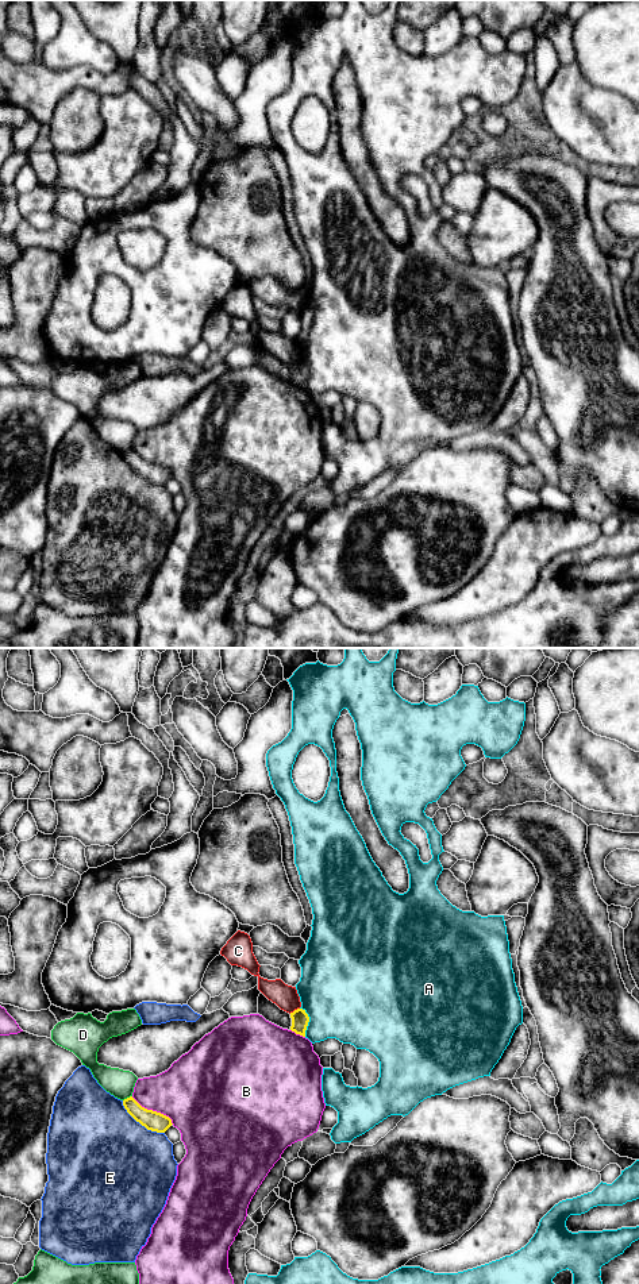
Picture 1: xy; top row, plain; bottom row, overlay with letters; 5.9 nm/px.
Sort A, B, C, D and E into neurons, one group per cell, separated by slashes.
A / B / C / D / E

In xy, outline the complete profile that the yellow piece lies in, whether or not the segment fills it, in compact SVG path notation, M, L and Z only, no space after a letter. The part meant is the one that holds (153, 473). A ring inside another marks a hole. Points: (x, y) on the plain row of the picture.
M132 448L124 451L123 458L147 482L165 485L173 477L169 469L142 459Z

